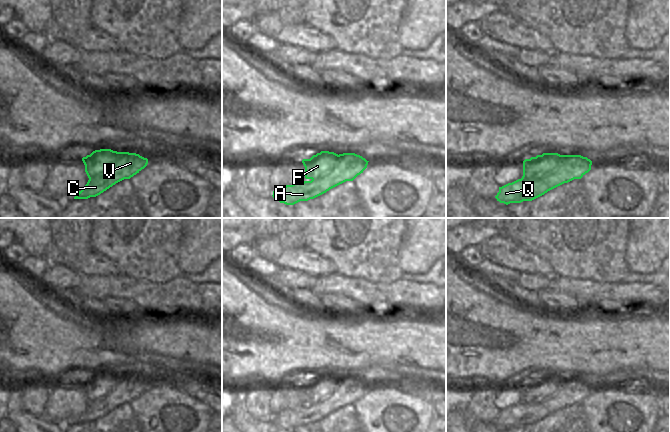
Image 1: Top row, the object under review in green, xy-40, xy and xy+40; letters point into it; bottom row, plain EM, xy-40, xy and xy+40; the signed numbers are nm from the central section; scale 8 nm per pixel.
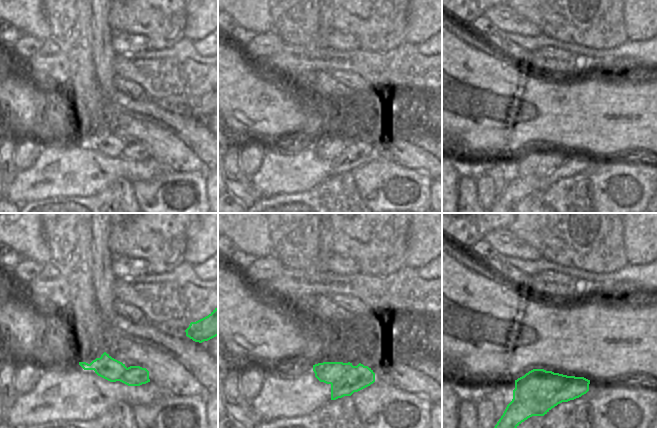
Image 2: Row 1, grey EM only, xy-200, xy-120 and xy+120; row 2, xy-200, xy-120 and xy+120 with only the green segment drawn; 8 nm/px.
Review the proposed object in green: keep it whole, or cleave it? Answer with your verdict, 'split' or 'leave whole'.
split

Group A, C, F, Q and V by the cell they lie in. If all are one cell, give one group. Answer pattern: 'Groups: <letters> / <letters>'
Groups: A C Q V / F

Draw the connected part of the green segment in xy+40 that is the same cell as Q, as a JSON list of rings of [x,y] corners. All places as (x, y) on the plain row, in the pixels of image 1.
[[[561,379],[559,390],[538,405],[518,403],[499,411],[495,420],[497,425],[506,429],[532,425],[548,415],[574,403],[581,403],[591,394],[592,385],[581,379]]]

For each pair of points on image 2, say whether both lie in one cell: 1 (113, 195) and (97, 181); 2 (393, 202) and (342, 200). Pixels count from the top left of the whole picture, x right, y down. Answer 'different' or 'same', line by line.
1: different
2: different

